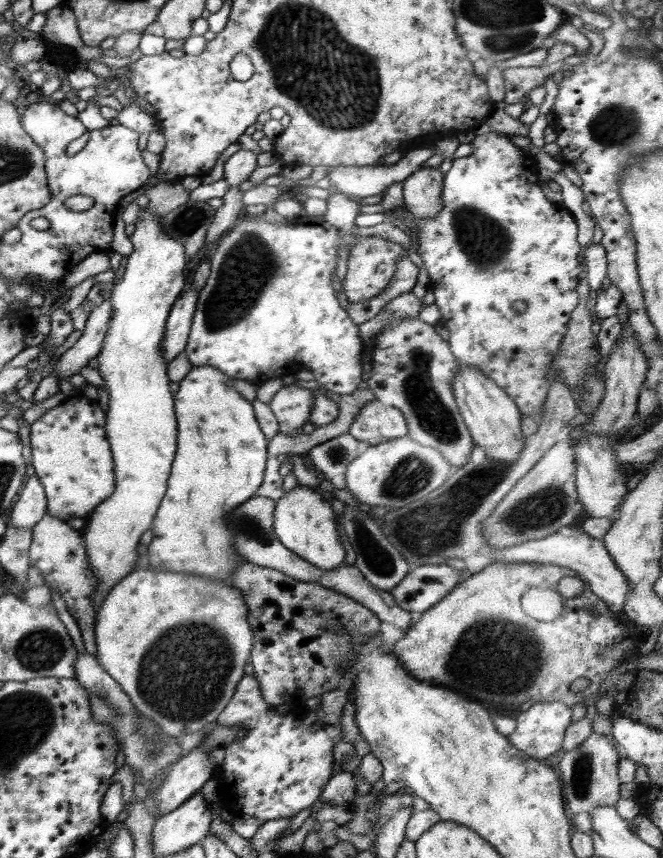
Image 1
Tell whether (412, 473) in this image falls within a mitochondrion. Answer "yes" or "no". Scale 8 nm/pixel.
yes

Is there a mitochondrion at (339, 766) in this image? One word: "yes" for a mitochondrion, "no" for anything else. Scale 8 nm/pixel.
no

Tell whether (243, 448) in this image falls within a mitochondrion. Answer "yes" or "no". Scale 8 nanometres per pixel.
no

